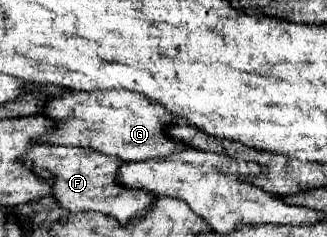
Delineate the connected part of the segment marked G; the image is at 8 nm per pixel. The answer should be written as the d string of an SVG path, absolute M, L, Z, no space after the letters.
M65 91L59 97L49 99L45 103L43 115L53 117L57 121L57 129L45 135L45 143L49 145L73 145L73 147L89 147L99 153L107 153L119 157L123 161L145 161L145 159L163 159L171 157L177 151L189 149L189 145L181 141L173 141L165 129L179 121L173 117L169 109L163 105L153 105L145 101L139 93L129 91Z

